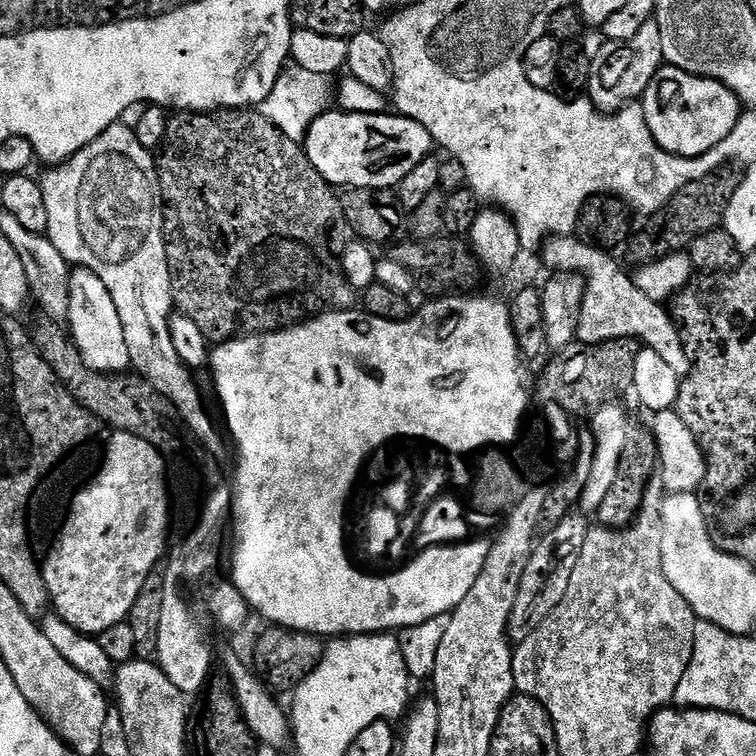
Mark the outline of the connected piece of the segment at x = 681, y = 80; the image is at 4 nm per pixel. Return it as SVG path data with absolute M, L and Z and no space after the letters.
M671 66L660 67L654 74L642 103L646 126L650 126L656 145L664 152L683 158L702 156L718 146L734 130L742 113L740 99L725 84Z

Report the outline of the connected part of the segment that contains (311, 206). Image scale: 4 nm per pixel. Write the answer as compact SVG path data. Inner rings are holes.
M217 110L207 114L185 111L168 121L168 133L155 157L156 173L160 179L160 195L164 201L164 245L172 271L172 298L175 307L202 330L209 342L235 340L236 337L257 332L278 332L302 324L324 312L347 312L357 303L358 296L344 277L343 255L350 243L346 214L335 195L328 196L330 185L317 174L308 156L295 140L291 140L267 120L258 110ZM304 183L304 192L292 192L296 184Z

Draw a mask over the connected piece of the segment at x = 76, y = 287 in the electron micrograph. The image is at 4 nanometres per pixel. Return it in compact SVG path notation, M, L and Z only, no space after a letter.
M75 269L70 282L70 314L67 319L70 338L80 357L91 369L105 374L122 374L131 367L122 320L114 300L102 280L92 271Z

